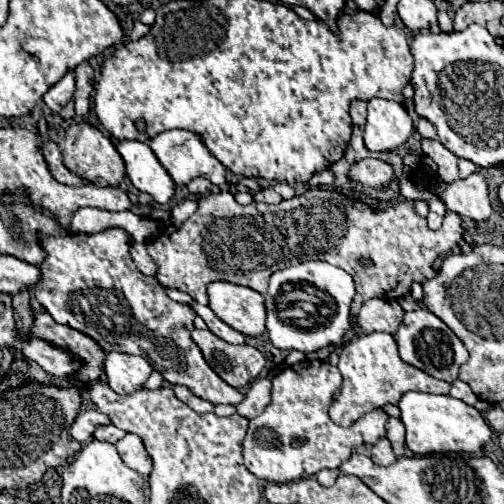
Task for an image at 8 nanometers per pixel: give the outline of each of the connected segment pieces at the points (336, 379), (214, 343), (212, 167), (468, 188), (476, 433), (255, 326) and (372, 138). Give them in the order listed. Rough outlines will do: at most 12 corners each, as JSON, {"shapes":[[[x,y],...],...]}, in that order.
{"shapes":[[[325,361],[273,377],[245,467],[289,483],[387,437],[389,415],[329,417],[343,377]],[[209,329],[191,337],[209,367],[235,389],[265,367],[255,347],[231,345]],[[183,129],[149,143],[177,185],[205,177],[225,183],[225,167]],[[481,173],[449,183],[441,201],[475,221],[493,213]],[[449,395],[399,401],[415,455],[477,453],[491,427]],[[229,281],[207,287],[209,307],[229,327],[265,331],[263,295]],[[375,97],[363,137],[371,153],[407,143],[413,121],[401,103]]]}

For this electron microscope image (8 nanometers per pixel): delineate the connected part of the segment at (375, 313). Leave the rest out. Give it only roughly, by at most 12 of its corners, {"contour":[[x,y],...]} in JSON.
{"contour":[[369,299],[357,321],[365,333],[395,333],[405,311],[395,299]]}

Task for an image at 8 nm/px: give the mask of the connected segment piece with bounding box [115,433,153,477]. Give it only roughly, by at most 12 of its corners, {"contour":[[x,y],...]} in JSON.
{"contour":[[139,435],[115,443],[123,463],[145,475],[153,461]]}

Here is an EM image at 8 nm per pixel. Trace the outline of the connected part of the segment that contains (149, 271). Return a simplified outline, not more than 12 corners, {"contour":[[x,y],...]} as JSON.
{"contour":[[141,243],[131,245],[131,257],[143,275],[155,277],[157,263]]}

